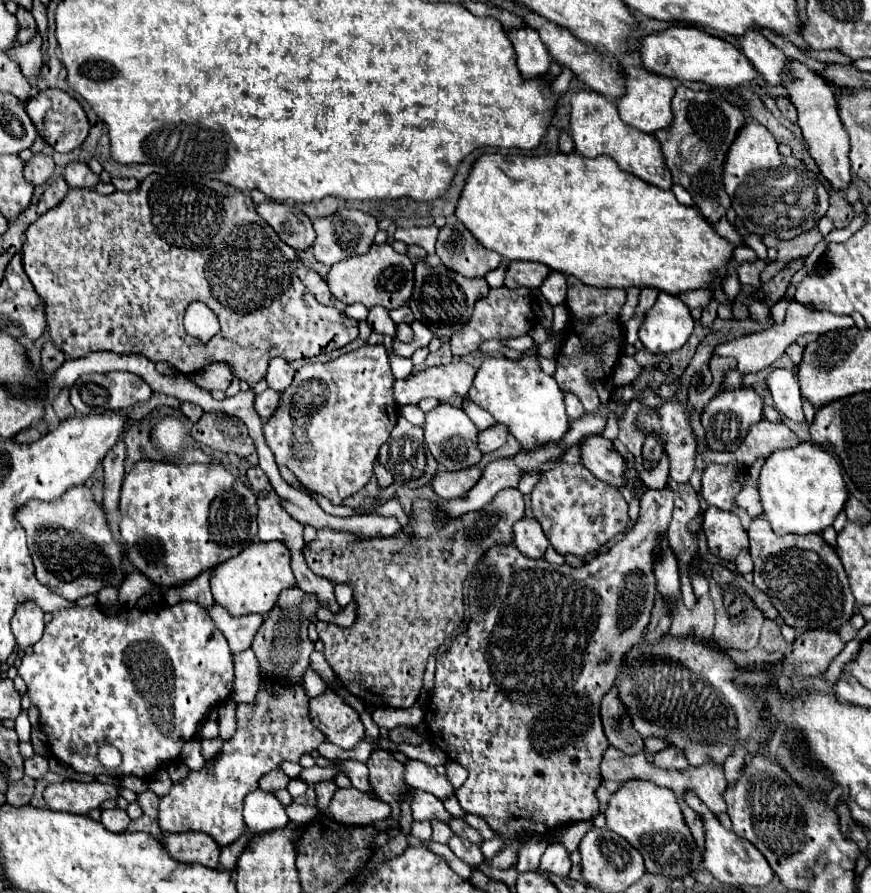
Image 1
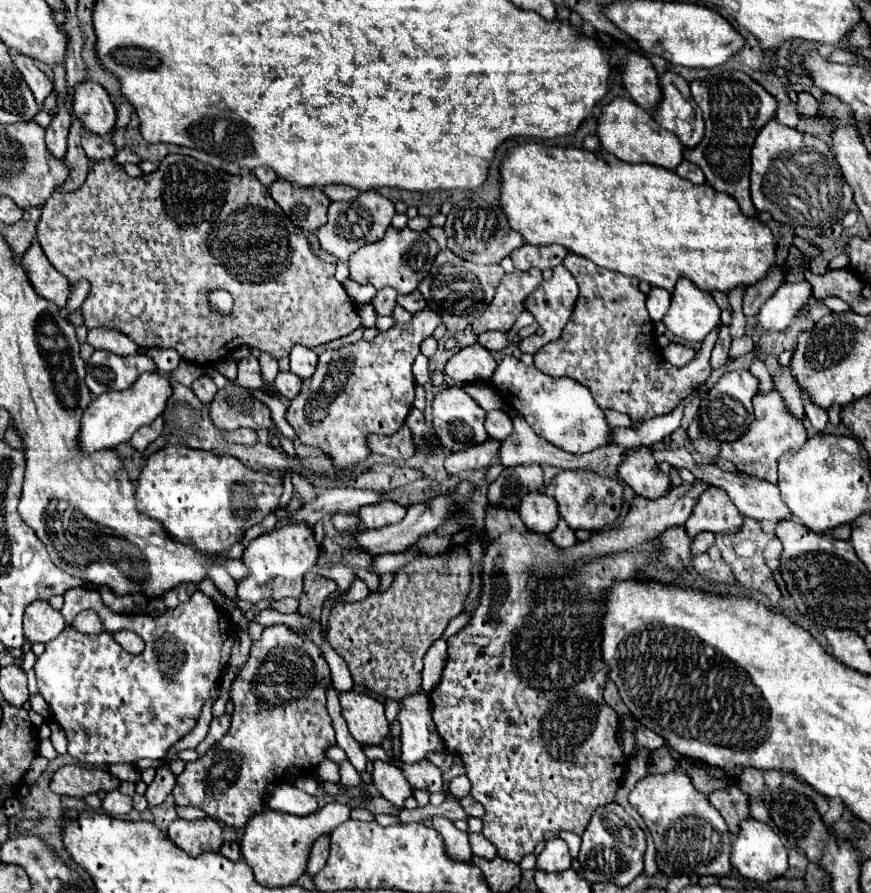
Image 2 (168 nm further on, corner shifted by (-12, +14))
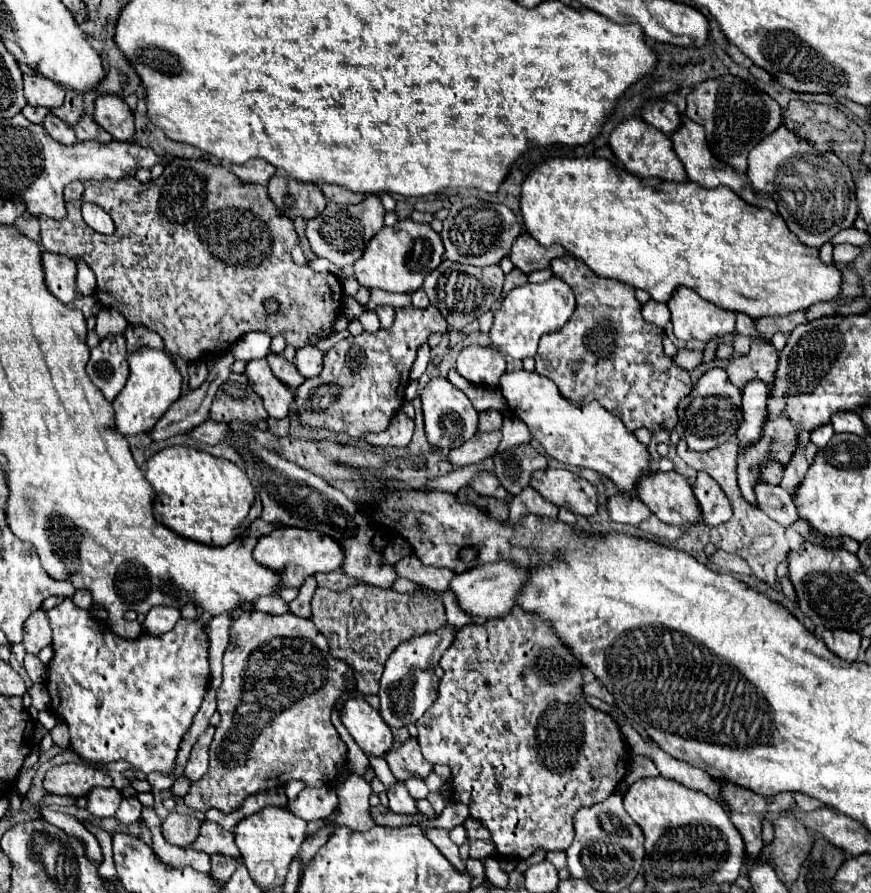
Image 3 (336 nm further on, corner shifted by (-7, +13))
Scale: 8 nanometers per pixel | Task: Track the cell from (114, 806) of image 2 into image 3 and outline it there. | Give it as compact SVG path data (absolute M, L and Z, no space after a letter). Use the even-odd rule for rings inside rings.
M95 788L87 794L87 810L97 818L109 818L121 804L117 788Z

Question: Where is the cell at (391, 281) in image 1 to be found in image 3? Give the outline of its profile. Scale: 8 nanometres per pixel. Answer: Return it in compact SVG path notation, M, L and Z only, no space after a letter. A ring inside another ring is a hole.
M411 218L399 220L395 226L383 226L363 252L363 258L355 262L355 278L365 288L381 288L385 292L415 292L421 288L425 276L443 260L443 242L431 224L413 222Z

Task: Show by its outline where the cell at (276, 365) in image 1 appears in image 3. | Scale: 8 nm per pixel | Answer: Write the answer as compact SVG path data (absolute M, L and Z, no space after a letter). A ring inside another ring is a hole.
M303 346L297 350L295 366L305 378L319 376L323 370L323 352L317 346Z

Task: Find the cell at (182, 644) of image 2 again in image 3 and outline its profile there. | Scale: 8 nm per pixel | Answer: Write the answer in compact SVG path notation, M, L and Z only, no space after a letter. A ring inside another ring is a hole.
M71 598L63 600L59 606L51 608L51 610L45 610L47 618L49 618L49 624L51 624L51 630L53 630L53 650L55 650L55 656L53 660L49 662L49 680L47 680L47 690L51 694L51 708L53 712L65 720L69 724L69 734L71 734L71 748L81 756L81 758L87 758L91 762L115 762L115 760L125 760L133 770L141 770L143 774L149 774L149 772L161 772L161 774L169 774L173 768L175 768L175 760L177 760L177 750L179 750L179 744L181 744L181 738L183 734L191 728L191 722L193 722L193 716L197 714L201 702L203 702L203 696L205 696L205 690L207 690L207 680L209 680L209 654L207 654L207 636L205 636L205 630L203 630L203 624L201 622L195 622L195 620L179 620L175 624L175 628L163 636L151 636L151 634L141 634L137 640L125 640L125 638L119 638L117 634L113 634L109 630L109 626L105 622L99 622L99 620L93 620L89 610L81 610L77 608Z

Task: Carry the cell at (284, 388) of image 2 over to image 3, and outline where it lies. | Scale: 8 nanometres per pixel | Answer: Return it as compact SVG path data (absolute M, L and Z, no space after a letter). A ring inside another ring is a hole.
M269 354L267 360L269 360L269 366L271 366L271 370L275 372L275 376L277 376L281 382L285 382L287 386L299 388L301 382L305 380L305 378L299 374L299 370L295 368L295 364L289 362L289 360L285 360L281 354Z

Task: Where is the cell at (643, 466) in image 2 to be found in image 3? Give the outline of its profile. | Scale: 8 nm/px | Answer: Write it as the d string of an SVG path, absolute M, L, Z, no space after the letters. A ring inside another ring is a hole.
M655 472L651 478L639 480L639 500L651 508L651 512L665 524L675 526L695 526L701 522L699 504L693 494L691 484L679 472Z

